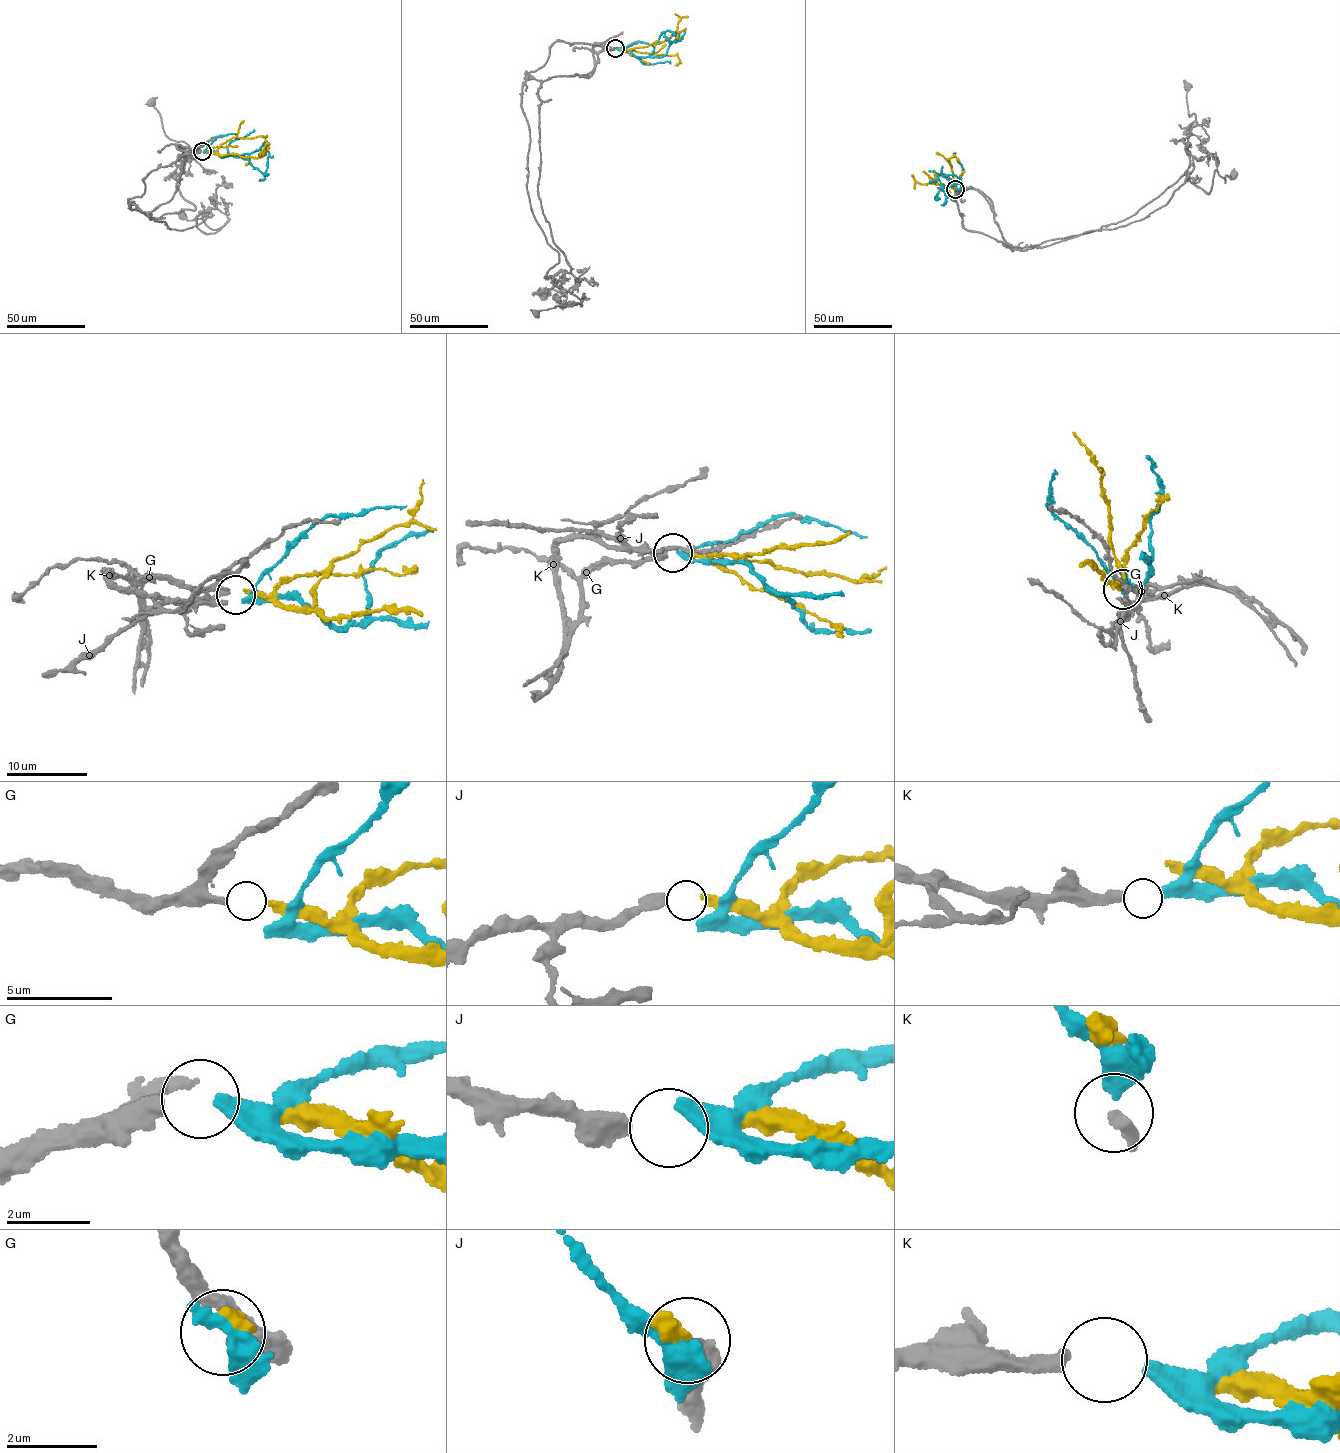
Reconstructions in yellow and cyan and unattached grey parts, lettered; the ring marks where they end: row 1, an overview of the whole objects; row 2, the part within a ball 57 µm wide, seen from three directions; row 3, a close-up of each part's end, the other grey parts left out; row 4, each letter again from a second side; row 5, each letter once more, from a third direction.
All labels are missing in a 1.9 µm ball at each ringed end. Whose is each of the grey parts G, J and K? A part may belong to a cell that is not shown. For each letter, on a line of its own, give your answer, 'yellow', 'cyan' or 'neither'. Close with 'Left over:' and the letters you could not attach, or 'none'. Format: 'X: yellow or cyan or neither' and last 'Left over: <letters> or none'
G: yellow
J: neither
K: cyan
Left over: J

